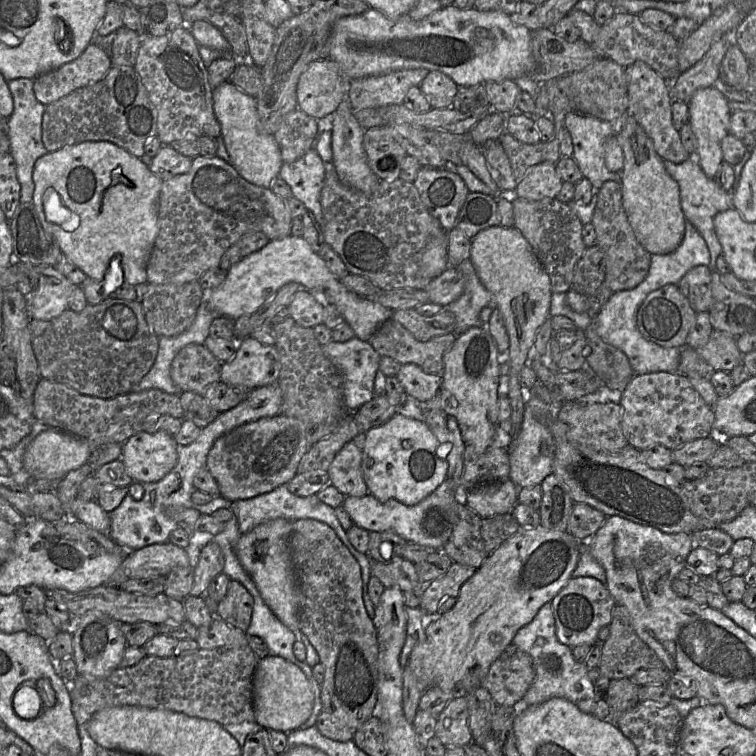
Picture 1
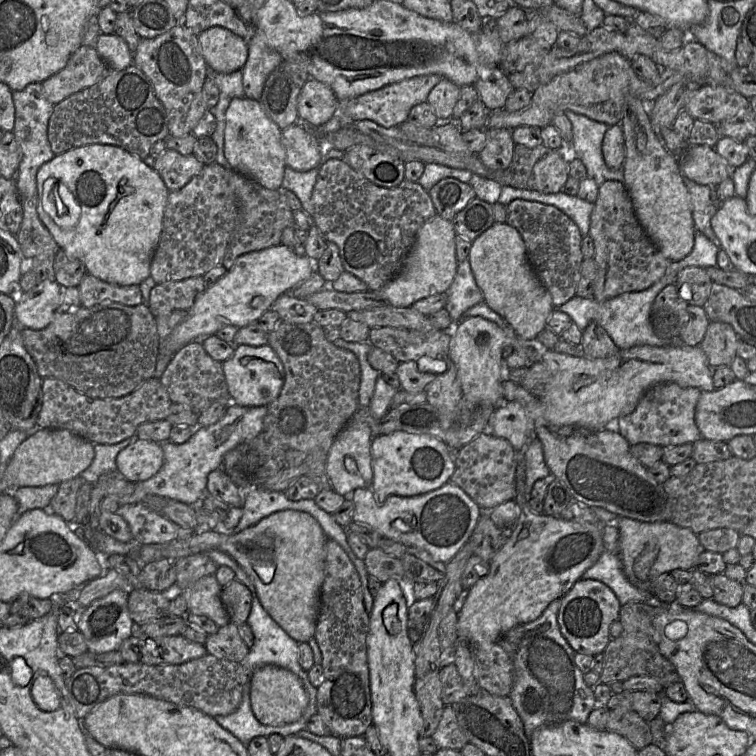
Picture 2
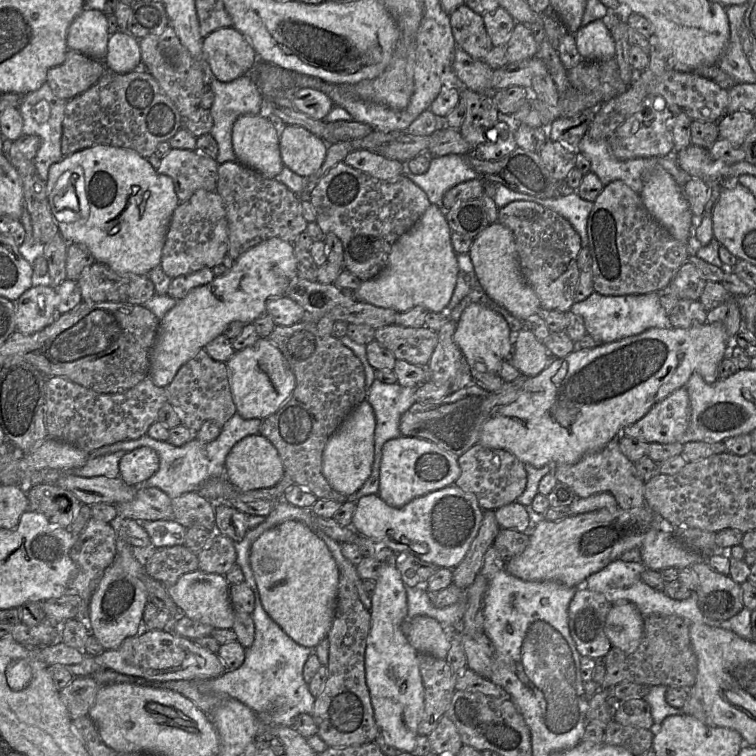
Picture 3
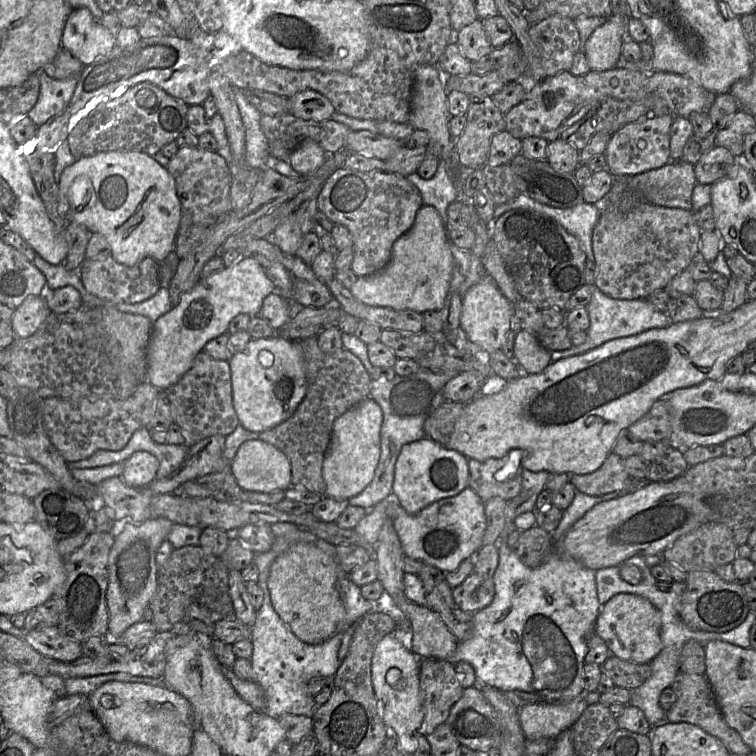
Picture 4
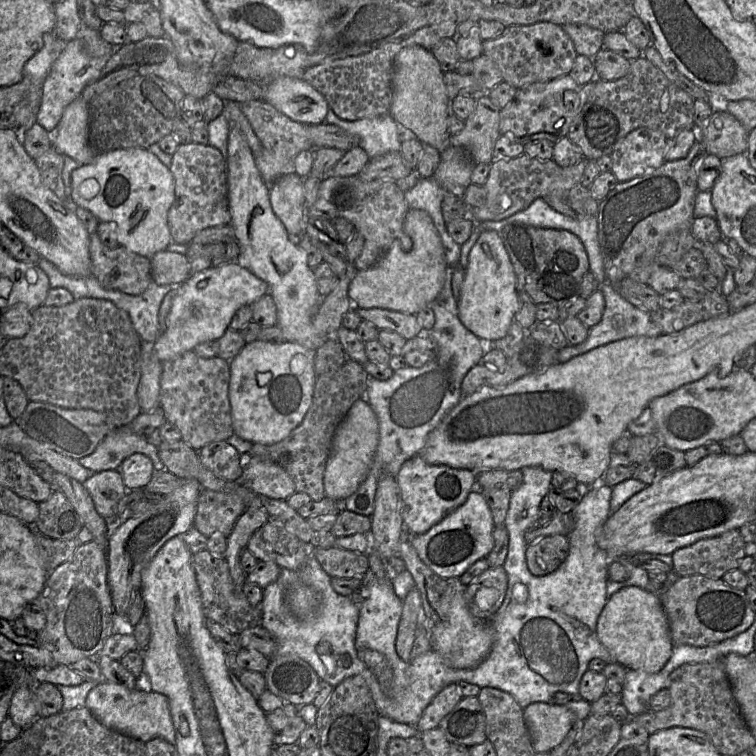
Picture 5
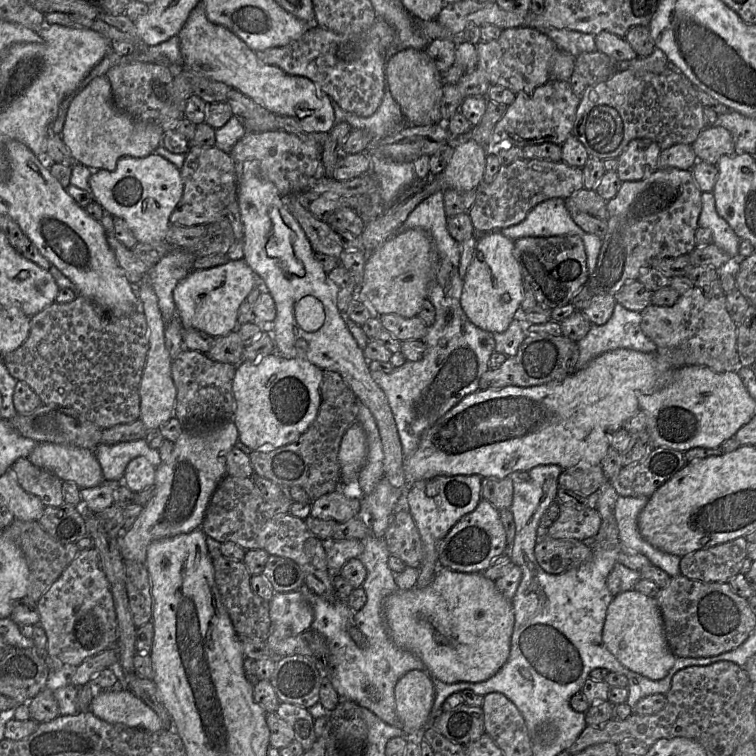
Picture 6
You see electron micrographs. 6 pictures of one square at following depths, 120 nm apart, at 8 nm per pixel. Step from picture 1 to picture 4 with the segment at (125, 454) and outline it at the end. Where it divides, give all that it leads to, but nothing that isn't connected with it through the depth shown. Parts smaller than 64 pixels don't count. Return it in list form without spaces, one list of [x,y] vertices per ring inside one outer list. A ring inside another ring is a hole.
[[[136,451],[122,462],[121,479],[129,486],[148,487],[155,479],[157,458],[147,451]]]

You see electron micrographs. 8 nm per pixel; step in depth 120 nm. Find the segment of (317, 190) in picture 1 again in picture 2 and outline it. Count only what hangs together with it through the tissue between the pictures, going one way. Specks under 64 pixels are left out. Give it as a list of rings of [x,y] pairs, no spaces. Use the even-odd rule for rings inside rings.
[[[286,166],[282,181],[282,187],[292,191],[301,201],[302,209],[312,216],[314,214],[312,192],[318,174],[319,168],[313,168],[309,171],[297,171]]]

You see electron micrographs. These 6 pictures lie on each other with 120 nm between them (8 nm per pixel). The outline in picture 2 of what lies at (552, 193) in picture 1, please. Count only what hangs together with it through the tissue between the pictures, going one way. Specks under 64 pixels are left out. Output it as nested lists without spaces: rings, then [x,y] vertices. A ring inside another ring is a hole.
[[[549,150],[535,165],[530,178],[530,189],[544,193],[562,191],[569,177],[567,158],[559,150]]]

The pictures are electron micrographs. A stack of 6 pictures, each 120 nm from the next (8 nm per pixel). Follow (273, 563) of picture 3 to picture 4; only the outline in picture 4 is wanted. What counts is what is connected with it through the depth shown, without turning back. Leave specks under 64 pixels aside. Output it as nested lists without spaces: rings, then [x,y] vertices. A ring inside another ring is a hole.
[[[311,543],[290,546],[277,557],[268,577],[268,589],[274,611],[302,642],[320,644],[336,633],[345,615],[336,576],[336,561]]]

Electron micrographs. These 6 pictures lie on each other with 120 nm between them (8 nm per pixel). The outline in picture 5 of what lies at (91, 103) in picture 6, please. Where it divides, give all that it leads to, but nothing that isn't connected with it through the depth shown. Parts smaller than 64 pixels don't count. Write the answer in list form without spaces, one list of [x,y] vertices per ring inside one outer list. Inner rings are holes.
[[[81,95],[64,110],[52,144],[63,155],[82,164],[92,163],[98,154],[88,142],[90,103]]]

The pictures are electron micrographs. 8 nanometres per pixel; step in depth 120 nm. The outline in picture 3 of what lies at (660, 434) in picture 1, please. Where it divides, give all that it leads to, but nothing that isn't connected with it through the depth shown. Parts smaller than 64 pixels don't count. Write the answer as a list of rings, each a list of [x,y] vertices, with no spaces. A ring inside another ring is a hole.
[[[681,387],[656,403],[641,419],[622,430],[623,436],[647,443],[669,444],[683,441],[690,421],[690,400],[685,387]]]

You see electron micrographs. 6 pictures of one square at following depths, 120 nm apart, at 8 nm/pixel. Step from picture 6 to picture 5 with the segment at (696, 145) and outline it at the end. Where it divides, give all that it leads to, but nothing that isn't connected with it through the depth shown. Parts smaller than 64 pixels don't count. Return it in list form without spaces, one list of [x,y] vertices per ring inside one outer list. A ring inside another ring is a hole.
[[[715,109],[706,124],[696,130],[707,154],[724,159],[747,151],[748,132],[724,109]]]

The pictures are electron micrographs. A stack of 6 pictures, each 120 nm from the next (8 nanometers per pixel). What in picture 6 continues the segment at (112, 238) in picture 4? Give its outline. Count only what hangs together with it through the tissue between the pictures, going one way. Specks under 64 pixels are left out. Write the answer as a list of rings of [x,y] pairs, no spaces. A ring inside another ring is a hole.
[[[157,153],[146,157],[122,157],[116,169],[99,169],[89,178],[92,199],[97,201],[113,217],[123,219],[140,243],[165,241],[169,217],[179,203],[183,184],[180,170]]]

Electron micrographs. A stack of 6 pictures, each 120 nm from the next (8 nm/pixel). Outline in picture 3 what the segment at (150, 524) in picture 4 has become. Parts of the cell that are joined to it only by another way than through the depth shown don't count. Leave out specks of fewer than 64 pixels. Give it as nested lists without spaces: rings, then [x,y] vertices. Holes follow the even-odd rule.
[[[117,538],[116,555],[106,569],[89,606],[88,629],[105,651],[118,648],[128,637],[143,629],[143,612],[148,602],[146,588],[140,580],[144,566],[135,558],[133,546]]]

